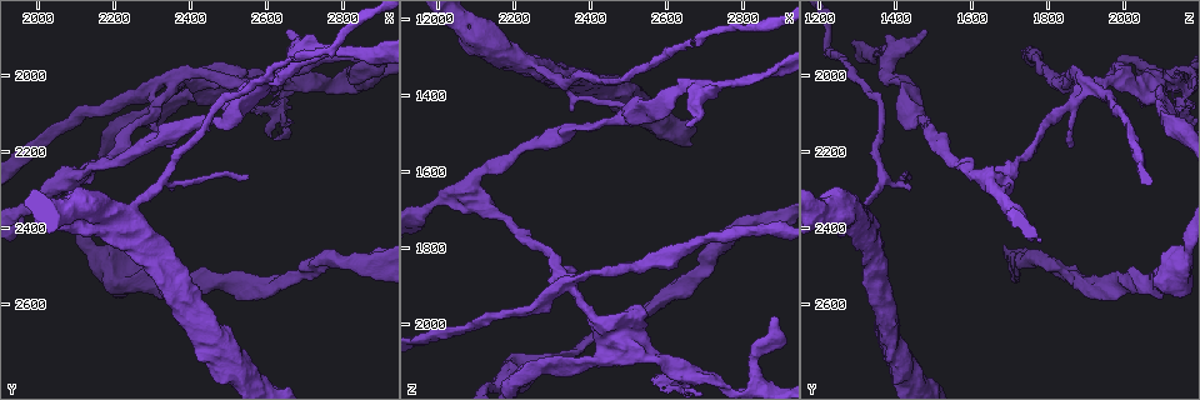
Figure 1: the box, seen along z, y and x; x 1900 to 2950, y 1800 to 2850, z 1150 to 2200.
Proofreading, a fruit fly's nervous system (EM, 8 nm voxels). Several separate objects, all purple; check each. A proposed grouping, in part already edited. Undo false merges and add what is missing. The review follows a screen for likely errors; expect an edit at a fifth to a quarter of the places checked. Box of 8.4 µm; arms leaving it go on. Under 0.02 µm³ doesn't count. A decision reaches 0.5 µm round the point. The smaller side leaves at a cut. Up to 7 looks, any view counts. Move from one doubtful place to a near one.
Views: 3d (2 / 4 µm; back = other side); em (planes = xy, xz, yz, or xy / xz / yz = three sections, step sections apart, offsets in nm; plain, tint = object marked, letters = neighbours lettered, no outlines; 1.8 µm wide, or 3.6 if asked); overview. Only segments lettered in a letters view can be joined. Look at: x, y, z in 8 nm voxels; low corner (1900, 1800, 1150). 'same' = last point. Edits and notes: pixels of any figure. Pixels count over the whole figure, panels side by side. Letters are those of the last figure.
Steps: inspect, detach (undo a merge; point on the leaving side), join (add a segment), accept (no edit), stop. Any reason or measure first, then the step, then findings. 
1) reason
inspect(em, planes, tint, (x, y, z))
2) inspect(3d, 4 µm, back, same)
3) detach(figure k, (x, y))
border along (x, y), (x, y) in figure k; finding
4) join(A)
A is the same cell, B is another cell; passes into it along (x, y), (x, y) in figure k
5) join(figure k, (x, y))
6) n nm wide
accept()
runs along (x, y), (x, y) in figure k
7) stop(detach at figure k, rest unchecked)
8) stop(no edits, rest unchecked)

inspect(em, planes, letters, (2125, 2250, 1695))

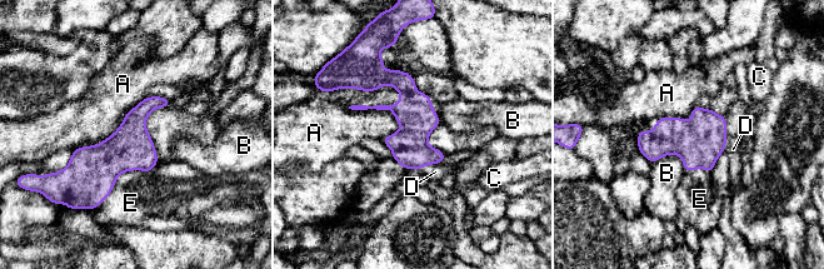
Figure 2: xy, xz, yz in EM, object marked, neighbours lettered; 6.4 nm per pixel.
240 nm wide
accept()
A, B, C, D and E are other cells; runs along (374, 70), (409, 94), (415, 140), (438, 159) in figure 2; continuous, no second cell

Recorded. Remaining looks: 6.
abrupt turn
inspect(3d, 2 µm, (2350, 2025, 1890))

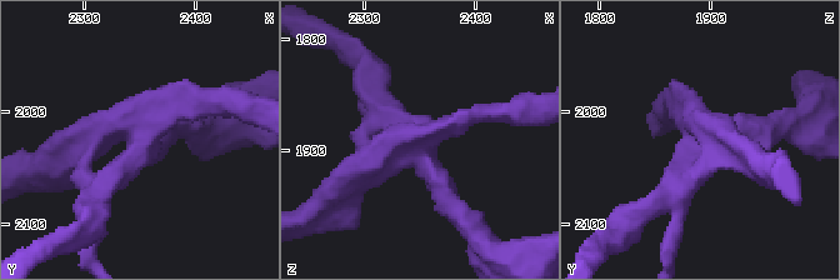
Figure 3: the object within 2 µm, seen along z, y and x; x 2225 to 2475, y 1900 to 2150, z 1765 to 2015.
4 arms; need the tissue
inspect(em, planes, letters, (2346, 2026, 1890))

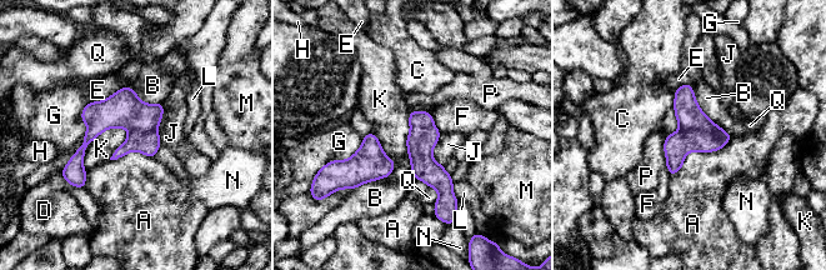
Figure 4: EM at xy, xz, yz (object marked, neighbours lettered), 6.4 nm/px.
190 nm wide
detach(figure 4, (690, 116))
A, B, C, D, E, F, G, H, J, K, L, M, N, P and Q are other cells; border along (717, 125), (710, 131), (680, 130) in figure 4; two cells meet here

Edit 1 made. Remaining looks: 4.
redraw
inspect(overview)

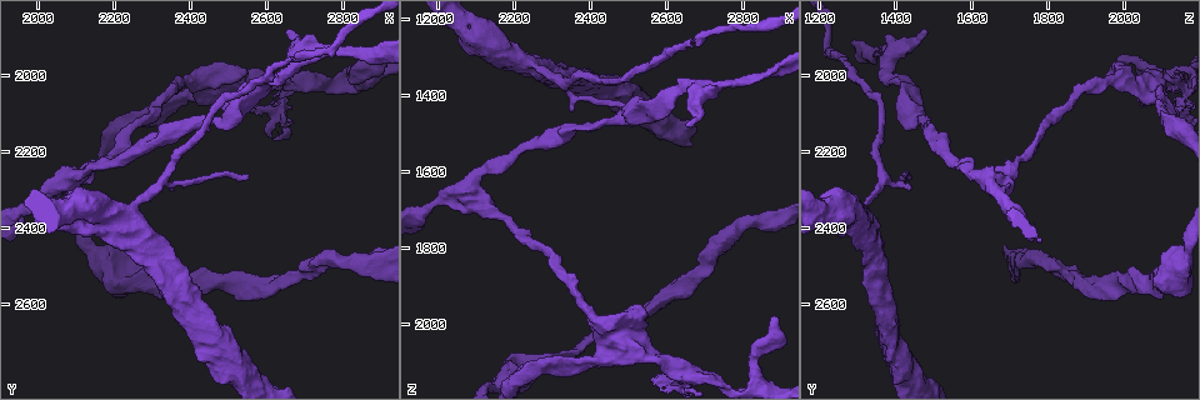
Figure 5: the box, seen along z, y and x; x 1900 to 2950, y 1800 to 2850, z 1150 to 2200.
small branch off a trunk
inspect(3d, 4 µm, (2190, 2360, 1290))

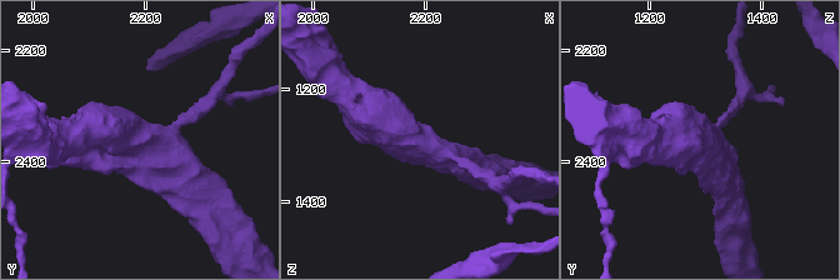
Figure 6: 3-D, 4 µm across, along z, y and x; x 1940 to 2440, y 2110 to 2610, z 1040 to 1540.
3 arms; shape alone is not enough
inspect(em, 3.6 µm, planes, letters, (2190, 2360, 1295))

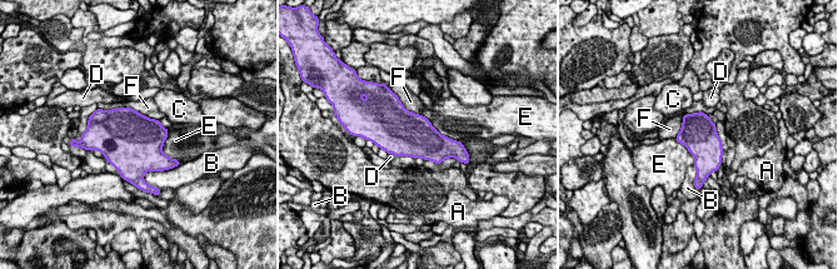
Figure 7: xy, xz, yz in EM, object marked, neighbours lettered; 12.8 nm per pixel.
accept()
A, B, C, D, E and F are other cells; border along (422, 114), (439, 133), (459, 142) in figure 7; all the same cell

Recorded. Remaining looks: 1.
stop(detach at figure 4, rest unchecked)

